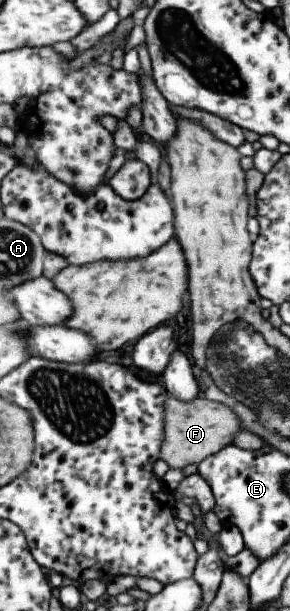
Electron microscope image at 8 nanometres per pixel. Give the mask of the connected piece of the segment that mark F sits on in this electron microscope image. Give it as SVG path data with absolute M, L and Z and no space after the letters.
M168 394L165 399L165 423L163 423L163 445L159 449L159 459L171 469L181 469L188 465L201 464L216 455L223 447L231 444L233 437L241 430L239 417L227 405L206 399L200 394L193 401L179 401Z

